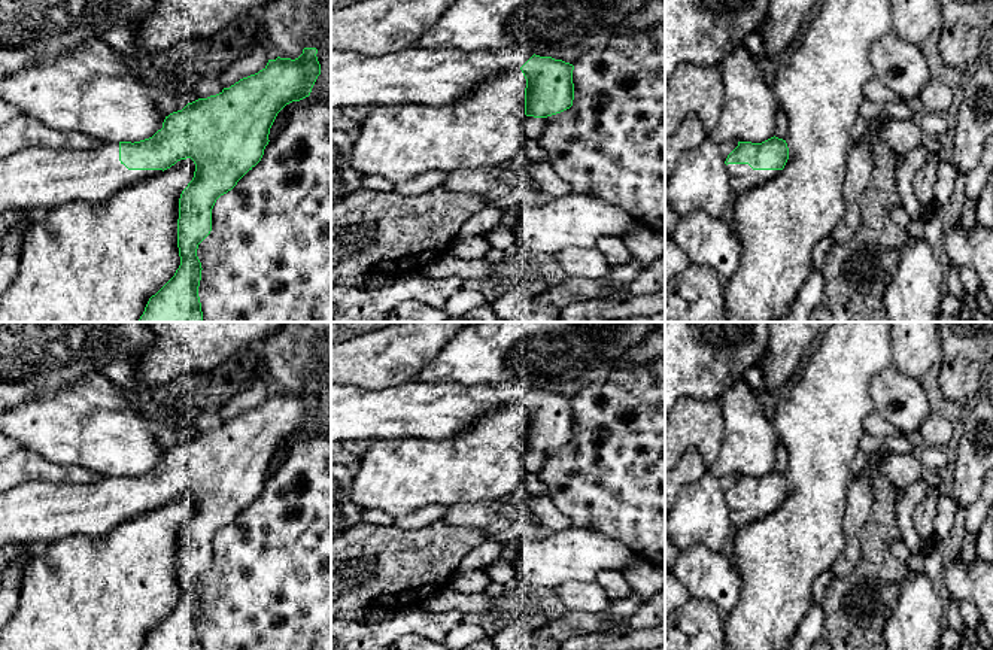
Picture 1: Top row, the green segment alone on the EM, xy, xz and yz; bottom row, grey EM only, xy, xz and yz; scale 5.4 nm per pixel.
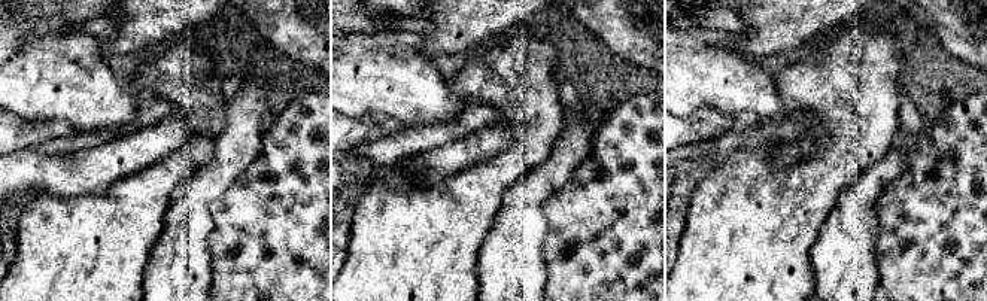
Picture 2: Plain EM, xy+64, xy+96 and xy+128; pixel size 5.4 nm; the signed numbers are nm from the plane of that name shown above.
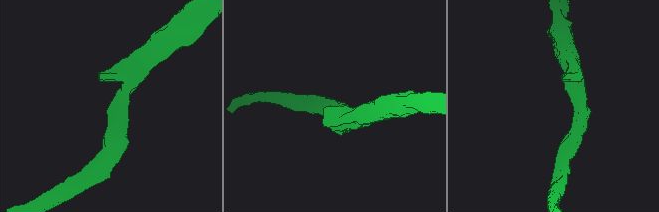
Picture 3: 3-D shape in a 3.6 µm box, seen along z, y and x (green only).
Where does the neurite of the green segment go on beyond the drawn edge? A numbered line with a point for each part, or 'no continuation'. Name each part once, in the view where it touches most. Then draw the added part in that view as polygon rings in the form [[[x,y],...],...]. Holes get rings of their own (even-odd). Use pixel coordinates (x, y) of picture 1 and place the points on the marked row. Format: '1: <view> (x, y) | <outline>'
1: xy (35, 179) | [[[101,142],[92,149],[27,148],[0,158],[0,213],[40,213],[69,203],[104,203],[113,194],[161,174],[163,170],[128,170],[119,161],[119,142]]]

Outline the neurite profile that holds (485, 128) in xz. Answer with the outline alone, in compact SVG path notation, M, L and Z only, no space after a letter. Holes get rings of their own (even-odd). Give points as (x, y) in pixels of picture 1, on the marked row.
M507 70L449 106L370 106L353 139L352 164L392 183L429 170L519 164L525 88L523 73Z

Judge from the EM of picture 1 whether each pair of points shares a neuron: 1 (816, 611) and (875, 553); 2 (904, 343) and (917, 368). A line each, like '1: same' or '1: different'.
1: different
2: same

